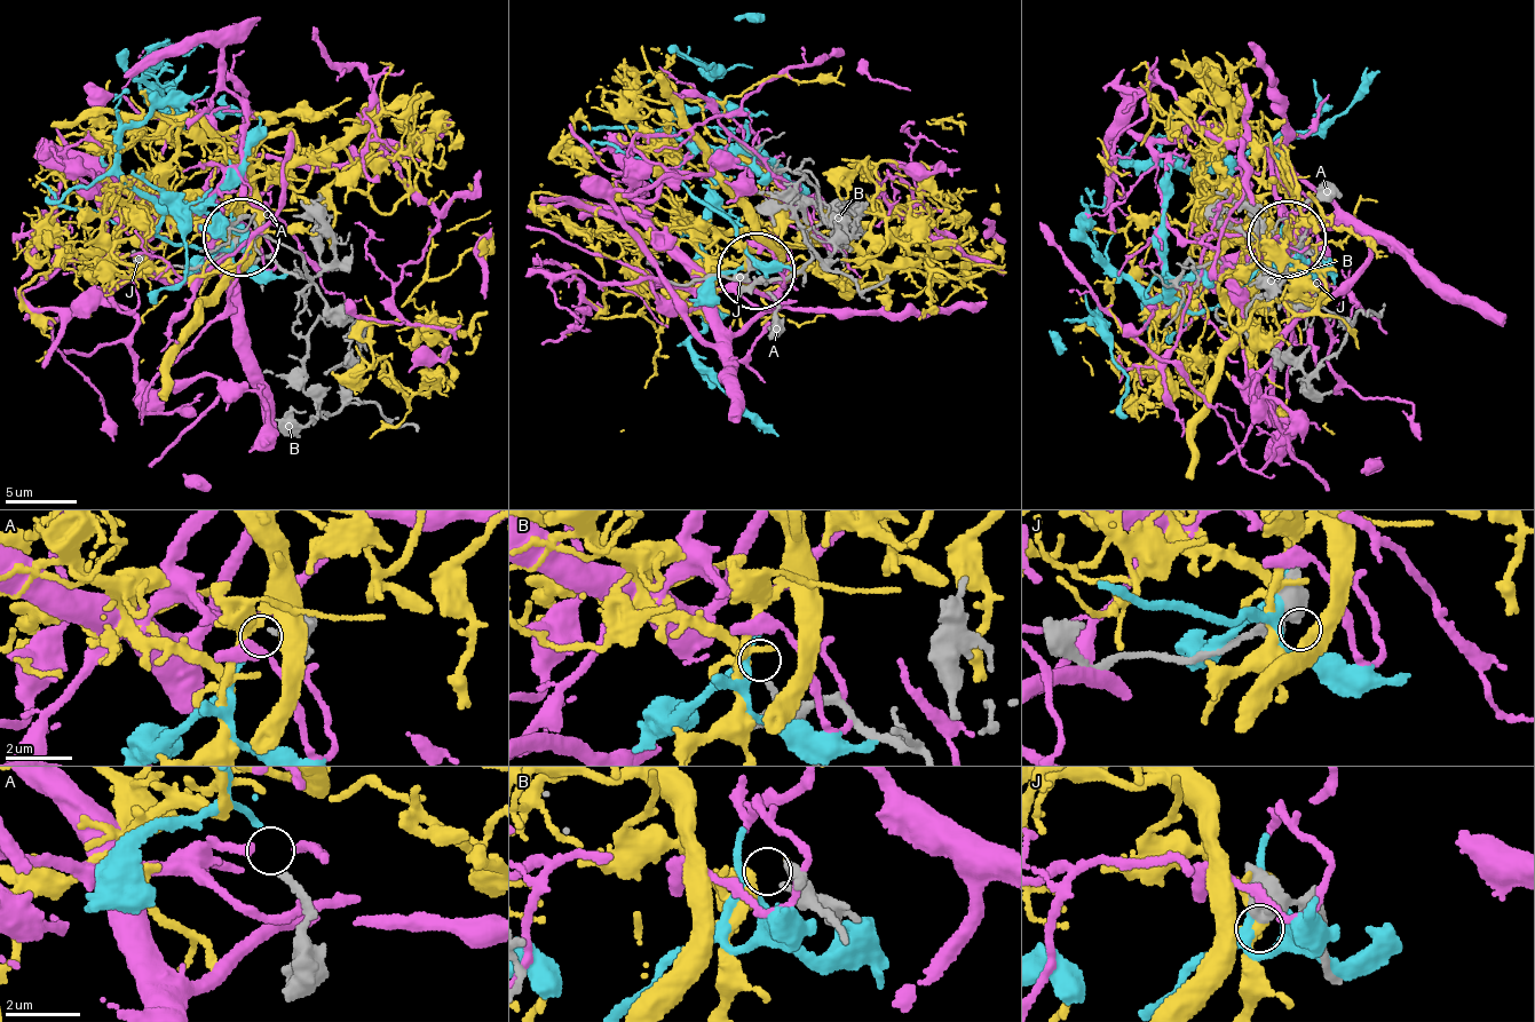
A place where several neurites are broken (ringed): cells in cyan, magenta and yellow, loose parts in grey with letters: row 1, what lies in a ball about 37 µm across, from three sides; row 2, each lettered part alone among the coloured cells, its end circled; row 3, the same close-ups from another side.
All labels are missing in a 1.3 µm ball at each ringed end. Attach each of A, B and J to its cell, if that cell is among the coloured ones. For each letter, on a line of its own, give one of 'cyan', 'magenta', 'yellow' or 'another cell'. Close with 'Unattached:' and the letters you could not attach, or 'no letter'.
A: cyan
B: yellow
J: another cell
Unattached: J

